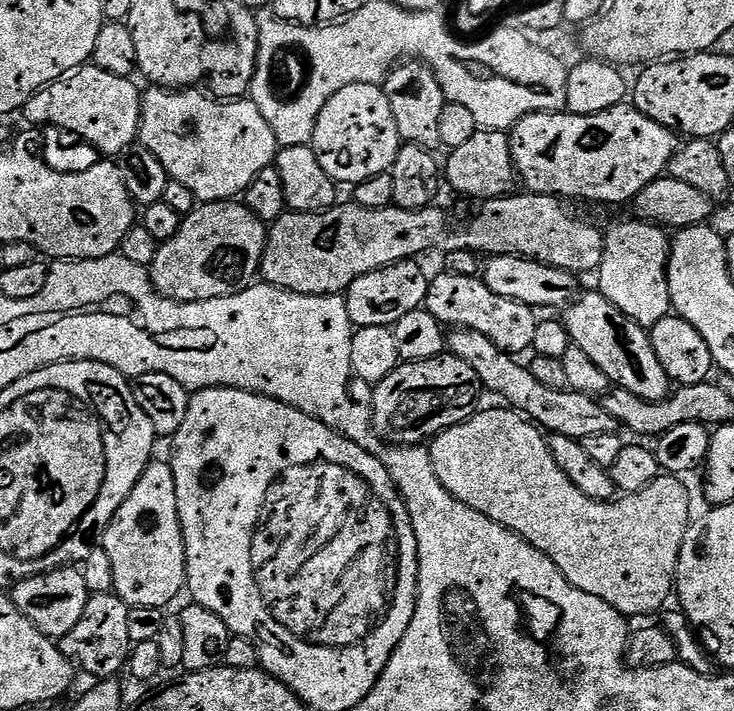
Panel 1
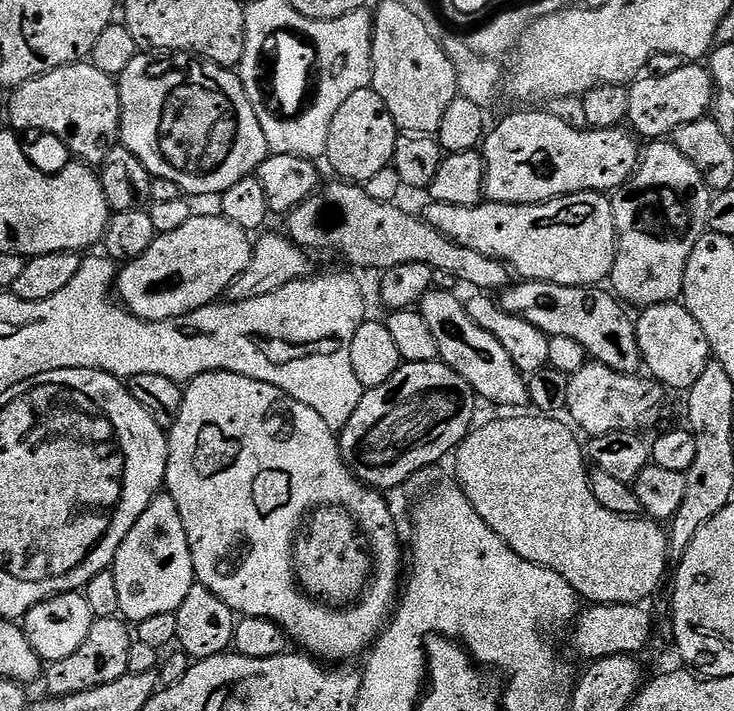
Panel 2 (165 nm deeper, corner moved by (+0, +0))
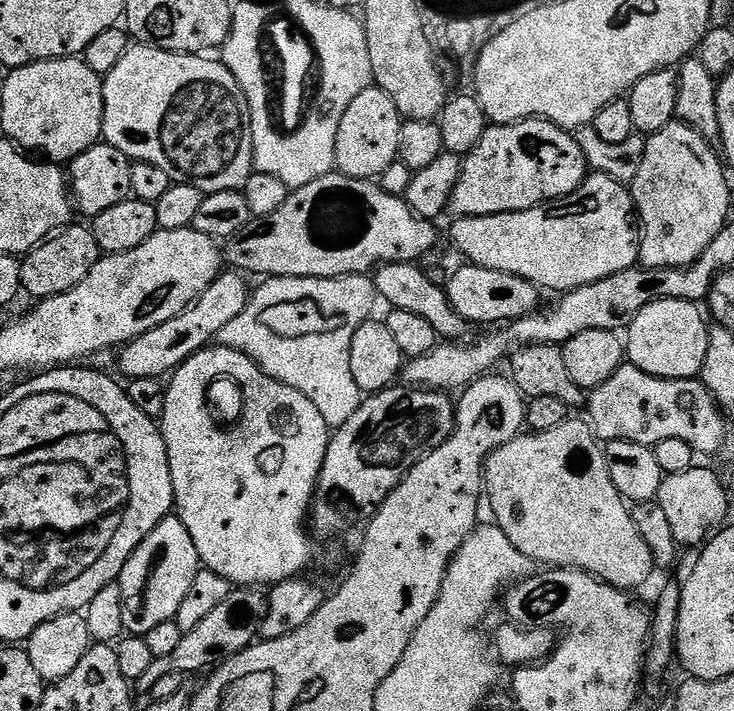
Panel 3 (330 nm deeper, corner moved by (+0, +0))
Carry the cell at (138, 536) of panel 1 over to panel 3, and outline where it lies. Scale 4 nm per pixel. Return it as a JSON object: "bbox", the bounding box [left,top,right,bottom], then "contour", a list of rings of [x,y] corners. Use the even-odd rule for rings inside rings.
{"bbox":[119,514,201,636],"contour":[[[169,514],[145,540],[136,547],[134,554],[126,562],[119,578],[122,590],[122,622],[125,633],[144,636],[154,626],[167,620],[175,620],[182,598],[190,591],[194,578],[201,570],[200,555],[190,538],[190,530],[181,522],[179,516]]]}

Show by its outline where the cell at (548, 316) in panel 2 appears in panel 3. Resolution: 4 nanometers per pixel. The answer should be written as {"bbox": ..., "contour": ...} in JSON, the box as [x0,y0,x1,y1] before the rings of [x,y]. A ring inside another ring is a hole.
{"bbox":[446,263,542,326],"contour":[[[465,263],[463,267],[449,275],[446,293],[448,305],[463,320],[467,320],[469,325],[500,326],[505,322],[521,320],[523,316],[529,316],[531,312],[535,312],[541,307],[542,292],[536,285],[526,282],[514,274],[486,270],[477,264]]]}

